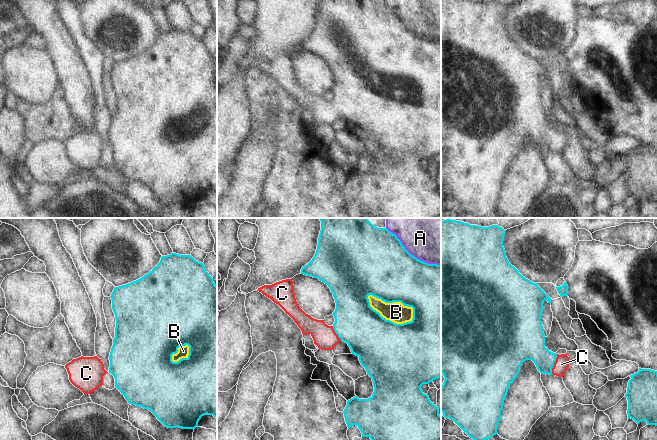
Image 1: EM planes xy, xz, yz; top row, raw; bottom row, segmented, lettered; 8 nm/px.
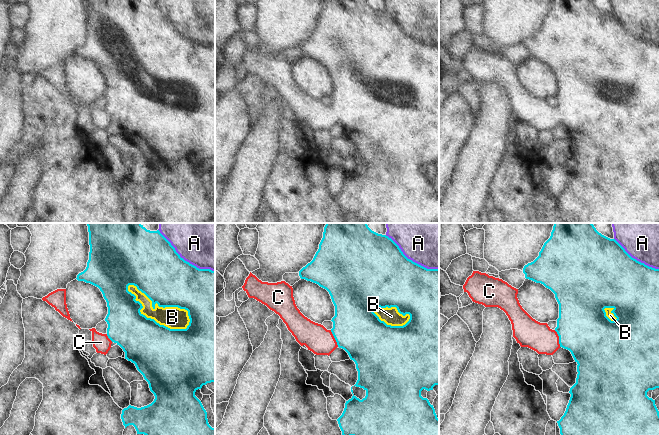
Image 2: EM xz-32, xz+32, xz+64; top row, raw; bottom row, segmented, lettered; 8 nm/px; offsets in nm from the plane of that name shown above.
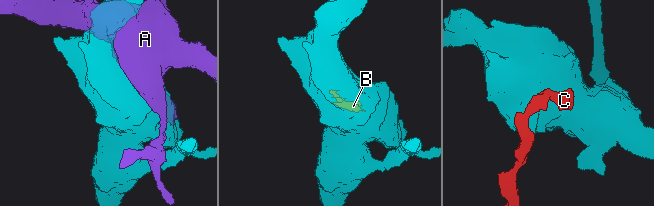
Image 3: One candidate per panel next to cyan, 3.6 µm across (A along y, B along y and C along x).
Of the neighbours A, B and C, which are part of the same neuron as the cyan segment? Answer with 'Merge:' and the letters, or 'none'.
Merge: B, C

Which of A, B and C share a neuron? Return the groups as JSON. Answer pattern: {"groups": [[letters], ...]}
{"groups": [["A"], ["B", "C"]]}

